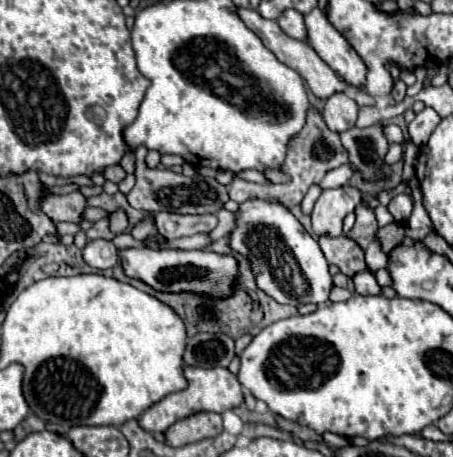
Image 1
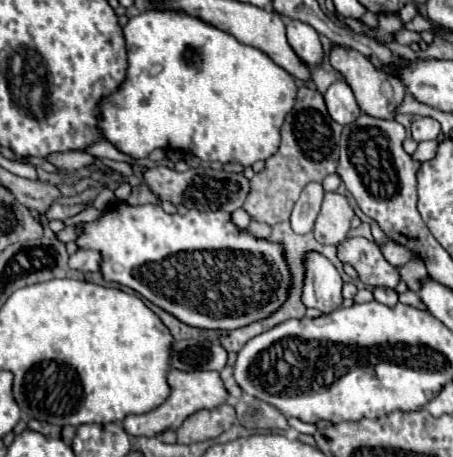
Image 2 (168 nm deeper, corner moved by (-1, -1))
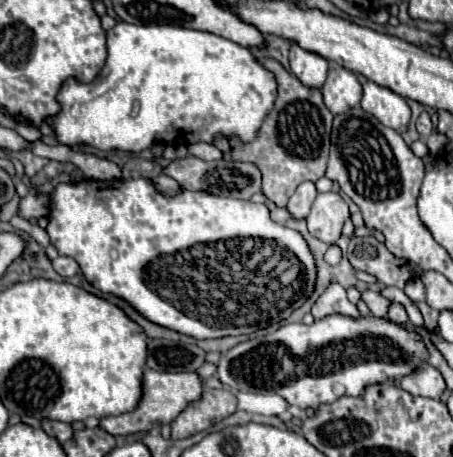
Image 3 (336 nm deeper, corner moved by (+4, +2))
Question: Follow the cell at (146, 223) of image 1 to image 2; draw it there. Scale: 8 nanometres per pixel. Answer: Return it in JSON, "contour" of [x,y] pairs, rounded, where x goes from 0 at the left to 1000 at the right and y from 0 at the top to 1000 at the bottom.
{"contour":[[[302,405],[294,409],[285,435],[280,435],[280,449],[294,449],[294,453],[311,453],[311,449],[325,449],[325,444],[347,444],[347,431],[320,409],[320,405]]]}

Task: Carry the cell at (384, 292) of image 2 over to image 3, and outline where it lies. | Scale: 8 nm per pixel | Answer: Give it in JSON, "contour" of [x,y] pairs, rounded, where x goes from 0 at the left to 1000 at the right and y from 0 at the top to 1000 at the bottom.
{"contour":[[[865,665],[861,683],[857,683],[857,696],[874,709],[901,709],[901,687],[896,687],[887,665]]]}

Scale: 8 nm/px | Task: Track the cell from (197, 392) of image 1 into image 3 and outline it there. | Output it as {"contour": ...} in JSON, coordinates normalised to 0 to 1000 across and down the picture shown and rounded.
{"contour":[[[318,805],[313,818],[313,871],[300,888],[300,897],[265,906],[265,910],[234,910],[221,919],[221,937],[243,945],[247,954],[278,954],[300,945],[331,945],[340,932],[380,923],[411,884],[437,875],[446,867],[446,832],[428,814],[344,814],[331,805]]]}

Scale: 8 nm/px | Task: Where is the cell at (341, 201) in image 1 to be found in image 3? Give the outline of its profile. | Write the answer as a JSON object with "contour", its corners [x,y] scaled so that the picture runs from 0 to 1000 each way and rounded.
{"contour":[[[720,420],[698,429],[675,486],[684,512],[693,512],[720,534],[742,534],[755,512],[755,495],[768,477],[768,446],[755,438],[755,429],[742,420]]]}

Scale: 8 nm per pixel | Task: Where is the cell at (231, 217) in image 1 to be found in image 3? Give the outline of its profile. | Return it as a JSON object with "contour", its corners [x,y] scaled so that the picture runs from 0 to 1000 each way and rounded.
{"contour":[[[574,127],[574,136],[592,158],[605,162],[609,184],[614,184],[614,210],[609,210],[605,236],[592,245],[587,263],[578,267],[578,280],[570,284],[570,298],[552,315],[539,315],[525,302],[503,302],[503,311],[508,311],[508,324],[512,324],[512,346],[517,350],[556,354],[574,368],[574,376],[578,376],[578,420],[600,442],[609,442],[609,451],[631,451],[636,433],[649,425],[649,416],[667,398],[675,398],[675,394],[698,398],[702,389],[715,385],[720,354],[724,354],[724,324],[728,324],[728,280],[733,280],[733,258],[737,254],[720,236],[706,197],[662,184],[662,175],[649,162],[640,162],[636,153],[627,153],[627,144],[605,127]]]}

